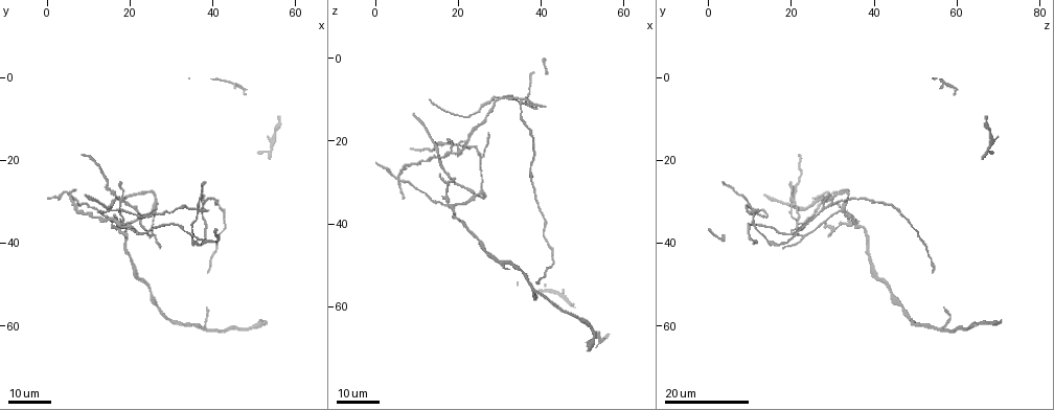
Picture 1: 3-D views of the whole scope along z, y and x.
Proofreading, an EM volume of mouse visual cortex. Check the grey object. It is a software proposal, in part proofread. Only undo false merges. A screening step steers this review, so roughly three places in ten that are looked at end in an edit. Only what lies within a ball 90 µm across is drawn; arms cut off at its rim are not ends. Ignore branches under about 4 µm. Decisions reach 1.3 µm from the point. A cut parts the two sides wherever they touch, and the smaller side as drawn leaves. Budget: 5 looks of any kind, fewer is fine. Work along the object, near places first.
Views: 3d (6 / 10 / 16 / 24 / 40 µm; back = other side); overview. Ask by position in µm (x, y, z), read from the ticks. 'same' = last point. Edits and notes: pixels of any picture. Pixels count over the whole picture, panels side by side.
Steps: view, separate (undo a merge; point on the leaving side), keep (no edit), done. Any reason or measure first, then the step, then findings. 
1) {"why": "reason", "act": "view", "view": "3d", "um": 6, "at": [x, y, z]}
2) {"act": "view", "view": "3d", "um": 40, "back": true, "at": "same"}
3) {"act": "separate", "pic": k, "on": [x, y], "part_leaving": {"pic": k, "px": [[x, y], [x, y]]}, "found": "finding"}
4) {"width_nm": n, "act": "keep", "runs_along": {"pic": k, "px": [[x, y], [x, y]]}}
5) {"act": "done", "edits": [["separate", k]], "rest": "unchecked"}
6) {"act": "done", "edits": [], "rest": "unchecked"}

{"why": "three arms meet", "act": "view", "view": "3d", "um": 24, "at": [26.0, 38.5, 23.5]}

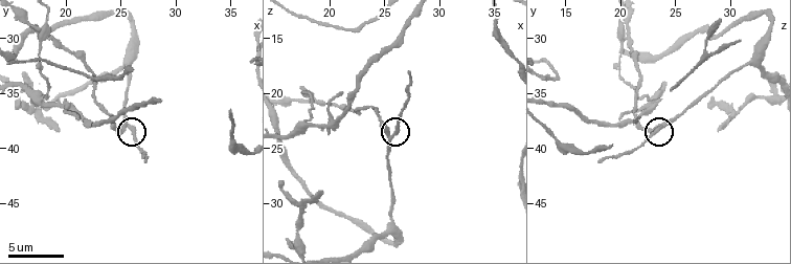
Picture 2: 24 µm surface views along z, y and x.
{"why": "zoom in", "act": "view", "view": "3d", "um": 10, "at": [26.0, 38.2, 23.6]}

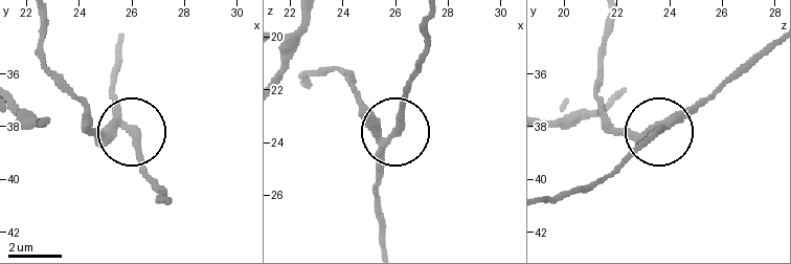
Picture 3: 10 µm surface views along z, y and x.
{"side_arm_um": 7, "act": "separate", "pic": 3, "on": [136, 141], "part_leaving": {"pic": 3, "px": [[119, 123], [142, 172], [164, 199]]}, "found": "a second neuron is stuck on"}

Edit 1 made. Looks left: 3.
{"why": "four or more arms meet", "act": "view", "view": "3d", "um": 16, "at": [35.5, 32.0, 10.5]}

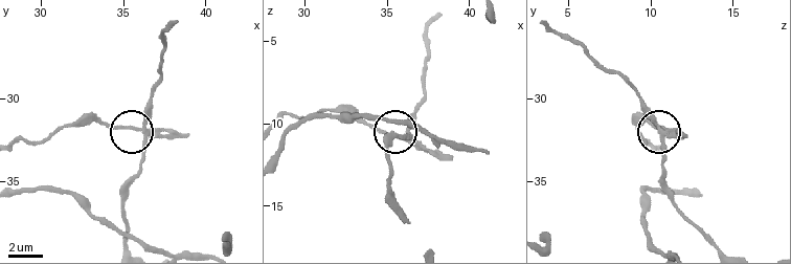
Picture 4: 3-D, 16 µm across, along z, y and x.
{"act": "view", "view": "3d", "um": 6, "at": [36.2, 31.8, 10.6]}

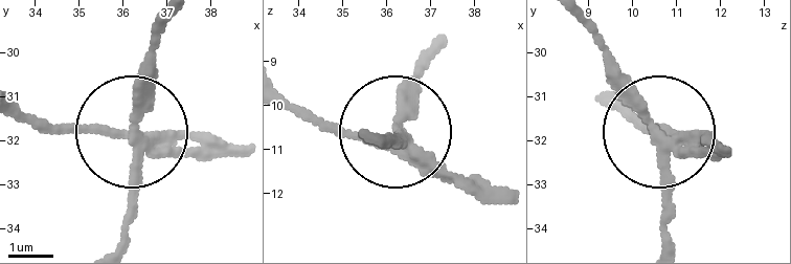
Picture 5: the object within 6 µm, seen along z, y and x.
{"width_nm": 230, "act": "separate", "pic": 5, "on": [203, 132], "part_leaving": {"pic": 5, "px": [[140, 142], [65, 135], [20, 116]]}, "found": "two neurons meet here"}

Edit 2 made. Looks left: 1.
{"act": "done", "edits": [["separate", 3], ["separate", 5]], "rest": "unchecked"}

